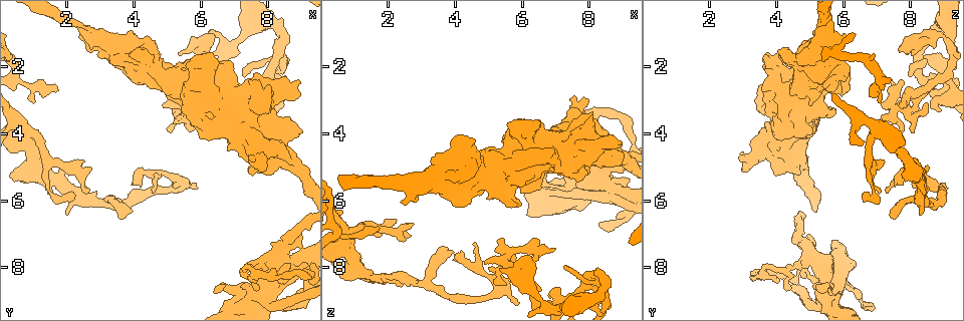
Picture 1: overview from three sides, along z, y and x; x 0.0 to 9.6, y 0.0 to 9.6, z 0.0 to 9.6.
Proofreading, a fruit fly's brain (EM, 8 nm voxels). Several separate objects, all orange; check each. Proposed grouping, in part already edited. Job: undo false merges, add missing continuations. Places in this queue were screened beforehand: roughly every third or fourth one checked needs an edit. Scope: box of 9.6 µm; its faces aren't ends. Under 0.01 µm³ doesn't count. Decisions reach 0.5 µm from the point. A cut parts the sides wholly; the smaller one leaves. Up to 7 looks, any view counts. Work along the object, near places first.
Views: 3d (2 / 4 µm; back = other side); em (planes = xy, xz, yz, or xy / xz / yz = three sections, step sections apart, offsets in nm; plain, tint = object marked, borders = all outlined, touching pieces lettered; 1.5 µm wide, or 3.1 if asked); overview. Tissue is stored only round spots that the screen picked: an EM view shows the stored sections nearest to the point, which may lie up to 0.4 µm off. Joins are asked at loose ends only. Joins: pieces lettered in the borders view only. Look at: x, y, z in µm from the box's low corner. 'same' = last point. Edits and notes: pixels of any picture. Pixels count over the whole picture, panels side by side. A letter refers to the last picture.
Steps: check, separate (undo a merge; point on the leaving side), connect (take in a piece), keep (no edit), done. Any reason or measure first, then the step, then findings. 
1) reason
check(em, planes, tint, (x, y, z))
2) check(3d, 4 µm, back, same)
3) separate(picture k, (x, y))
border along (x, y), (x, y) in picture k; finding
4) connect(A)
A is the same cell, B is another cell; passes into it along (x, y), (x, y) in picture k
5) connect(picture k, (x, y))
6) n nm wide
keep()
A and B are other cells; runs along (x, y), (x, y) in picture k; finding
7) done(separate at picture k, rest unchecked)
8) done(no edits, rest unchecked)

a narrow waist
check(3d, 2 µm, (9.05, 9.05, 6.50))

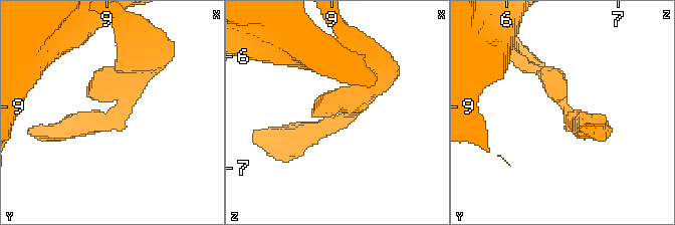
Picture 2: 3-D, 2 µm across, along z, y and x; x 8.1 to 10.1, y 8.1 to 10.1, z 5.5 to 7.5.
need the tissue
check(em, xy, step 8, borders, (9.10, 9.04, 6.56))

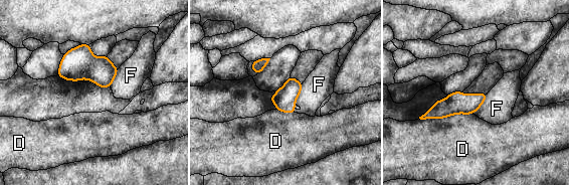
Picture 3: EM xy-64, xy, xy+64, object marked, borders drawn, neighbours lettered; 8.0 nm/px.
check(em, planes, borders, same)

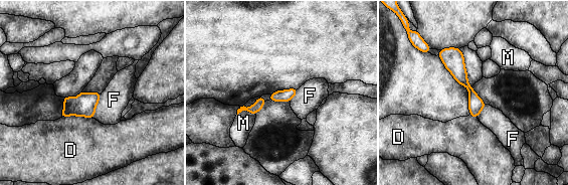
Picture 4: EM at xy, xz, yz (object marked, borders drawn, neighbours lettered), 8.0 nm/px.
keep()
D, F and M are other cells; runs along (442, 52), (469, 87), (475, 115) in picture 4; all the same cell

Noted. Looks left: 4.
branch stops here
check(3d, 4 µm, back, (5.35, 1.70, 8.05))

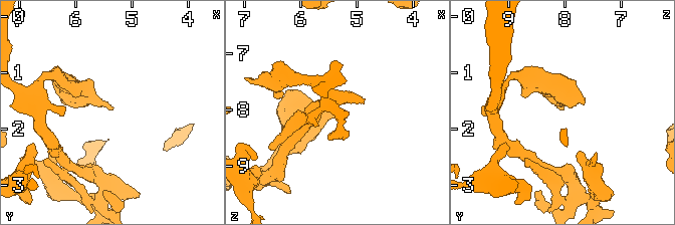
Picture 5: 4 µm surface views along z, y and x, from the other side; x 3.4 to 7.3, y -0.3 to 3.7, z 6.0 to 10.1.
need the tissue
check(em, planes, borders, (5.40, 1.65, 8.05))

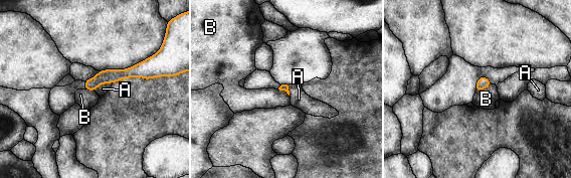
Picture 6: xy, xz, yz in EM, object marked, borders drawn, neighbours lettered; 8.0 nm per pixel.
A touches over 160 nm
keep()
A and B are other cells; runs along (152, 73), (131, 71), (86, 83) in picture 6; no lettered piece goes on from it

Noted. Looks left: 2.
free end
check(em, planes, borders, (2.55, 5.80, 7.10))

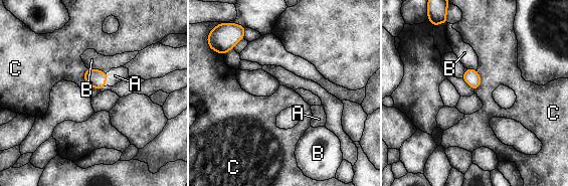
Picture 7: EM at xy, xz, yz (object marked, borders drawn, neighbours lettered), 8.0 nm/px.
connect(A)
A is the same cell, B and C are other cells; the cell continues

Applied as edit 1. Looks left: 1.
done(connect at picture 7, rest unchecked)

